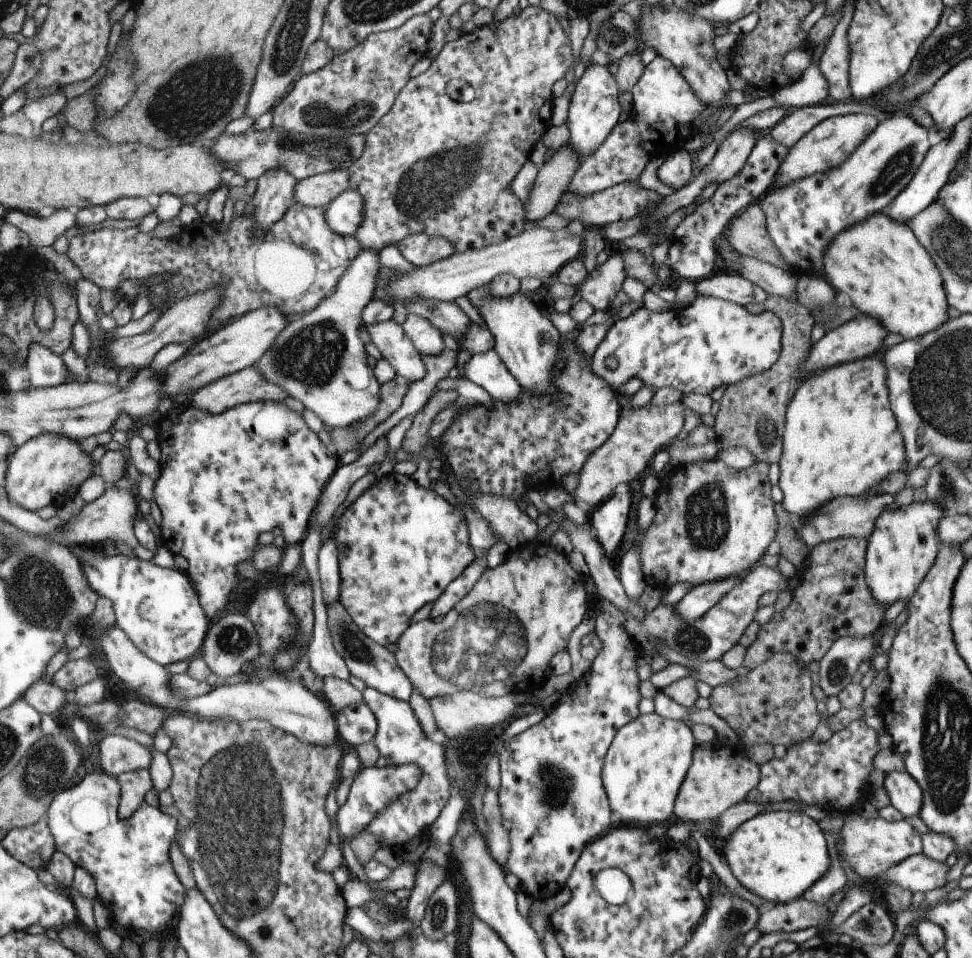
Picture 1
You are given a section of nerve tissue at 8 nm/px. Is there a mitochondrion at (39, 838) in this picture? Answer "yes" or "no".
no

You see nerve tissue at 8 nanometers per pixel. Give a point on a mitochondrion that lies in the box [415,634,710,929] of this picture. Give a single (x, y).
(555, 788)

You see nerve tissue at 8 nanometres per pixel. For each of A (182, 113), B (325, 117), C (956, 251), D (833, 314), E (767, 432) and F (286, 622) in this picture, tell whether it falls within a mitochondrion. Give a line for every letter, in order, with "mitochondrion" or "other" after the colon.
A: mitochondrion
B: mitochondrion
C: mitochondrion
D: mitochondrion
E: mitochondrion
F: other

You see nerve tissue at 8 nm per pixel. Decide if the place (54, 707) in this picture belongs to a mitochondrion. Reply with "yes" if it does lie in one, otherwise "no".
no

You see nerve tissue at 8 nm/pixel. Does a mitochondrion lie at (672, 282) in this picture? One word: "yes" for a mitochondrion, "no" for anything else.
no

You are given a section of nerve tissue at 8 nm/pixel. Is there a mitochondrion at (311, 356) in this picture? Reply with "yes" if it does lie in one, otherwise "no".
yes

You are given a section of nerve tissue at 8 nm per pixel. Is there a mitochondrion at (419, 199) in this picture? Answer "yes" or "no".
yes

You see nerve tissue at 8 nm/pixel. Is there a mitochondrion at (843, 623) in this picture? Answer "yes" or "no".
no

